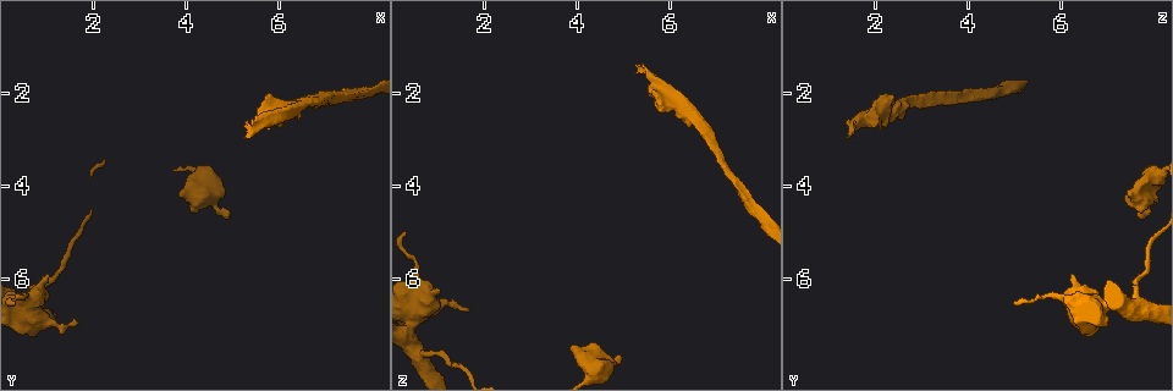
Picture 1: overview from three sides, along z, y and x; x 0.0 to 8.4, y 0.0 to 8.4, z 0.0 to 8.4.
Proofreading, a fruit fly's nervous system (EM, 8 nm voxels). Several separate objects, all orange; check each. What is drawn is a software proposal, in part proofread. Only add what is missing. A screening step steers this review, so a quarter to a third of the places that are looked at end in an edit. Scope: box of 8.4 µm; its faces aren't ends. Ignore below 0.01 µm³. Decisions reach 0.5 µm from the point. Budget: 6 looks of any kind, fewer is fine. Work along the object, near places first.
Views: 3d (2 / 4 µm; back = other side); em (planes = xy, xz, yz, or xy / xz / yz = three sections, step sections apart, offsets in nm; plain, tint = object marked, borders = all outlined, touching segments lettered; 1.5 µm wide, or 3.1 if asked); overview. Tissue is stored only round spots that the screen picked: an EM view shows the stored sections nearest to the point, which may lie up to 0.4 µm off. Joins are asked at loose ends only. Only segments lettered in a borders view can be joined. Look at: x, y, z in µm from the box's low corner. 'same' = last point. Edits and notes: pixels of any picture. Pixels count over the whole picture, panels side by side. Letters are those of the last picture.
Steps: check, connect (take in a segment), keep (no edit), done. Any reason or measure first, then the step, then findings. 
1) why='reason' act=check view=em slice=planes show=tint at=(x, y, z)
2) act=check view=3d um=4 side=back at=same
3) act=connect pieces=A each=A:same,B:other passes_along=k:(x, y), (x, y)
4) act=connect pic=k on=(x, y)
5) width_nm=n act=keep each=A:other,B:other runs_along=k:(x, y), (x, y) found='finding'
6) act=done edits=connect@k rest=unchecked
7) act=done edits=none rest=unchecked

act=check view=em slice=planes show=borders at=(5.35, 2.95, 1.45)

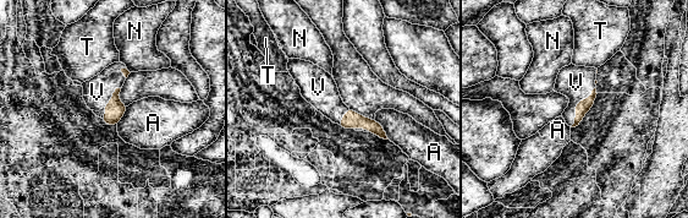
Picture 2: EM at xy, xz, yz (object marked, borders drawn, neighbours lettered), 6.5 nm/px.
act=connect pieces=V each=A:other,N:other,T:other,V:same passes_along=2:(583, 107), (576, 104), (576, 82) found='it goes on there'

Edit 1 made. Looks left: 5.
why='thin end' act=check view=em slice=planes show=borders at=(1.65, 6.95, 6.65)

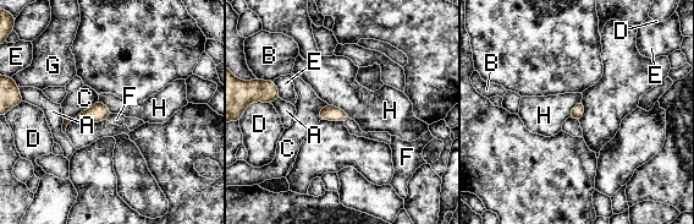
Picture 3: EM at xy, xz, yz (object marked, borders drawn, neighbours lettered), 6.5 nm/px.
act=keep each=A:other,B:other,C:other,D:other,E:other,F:other,G:other,H:other border=3:(110, 113), (105, 119) found='none of them fits'

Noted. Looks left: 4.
act=done edits=connect@2 rest=unchecked

